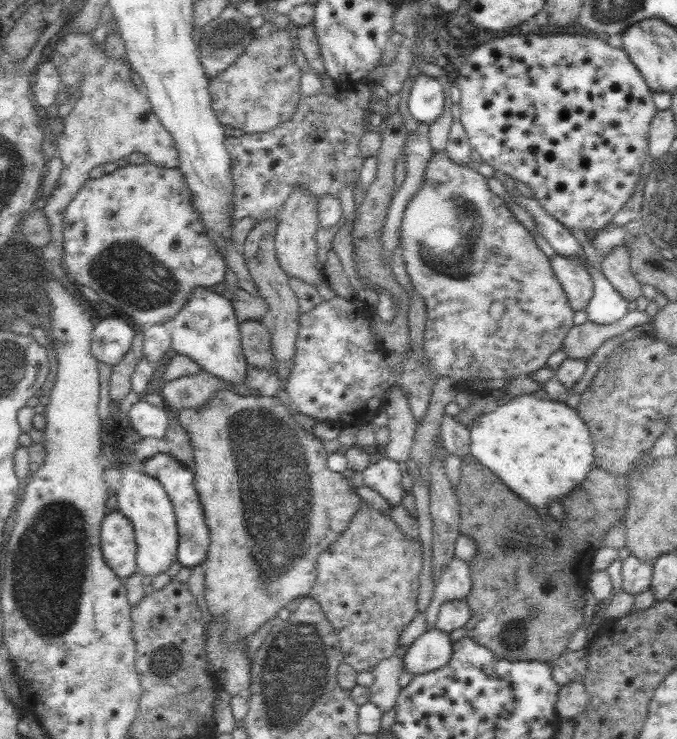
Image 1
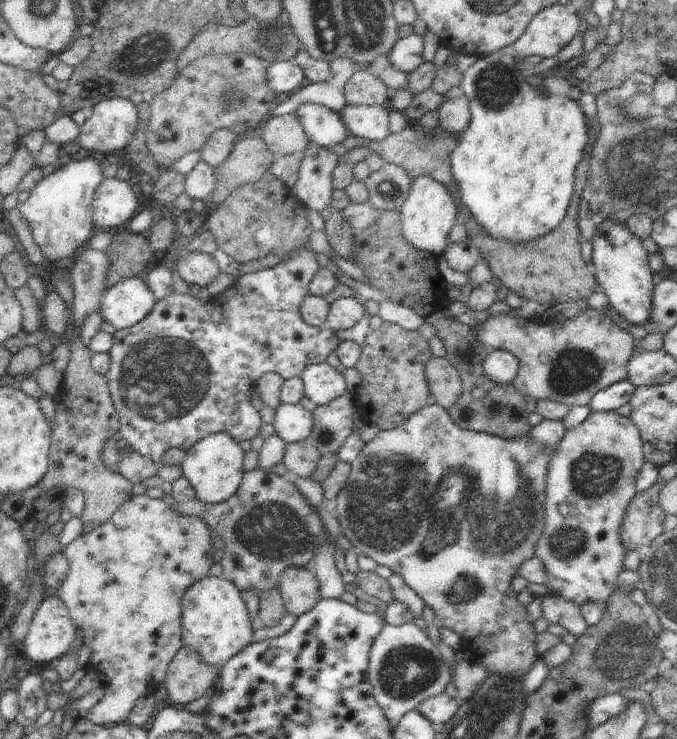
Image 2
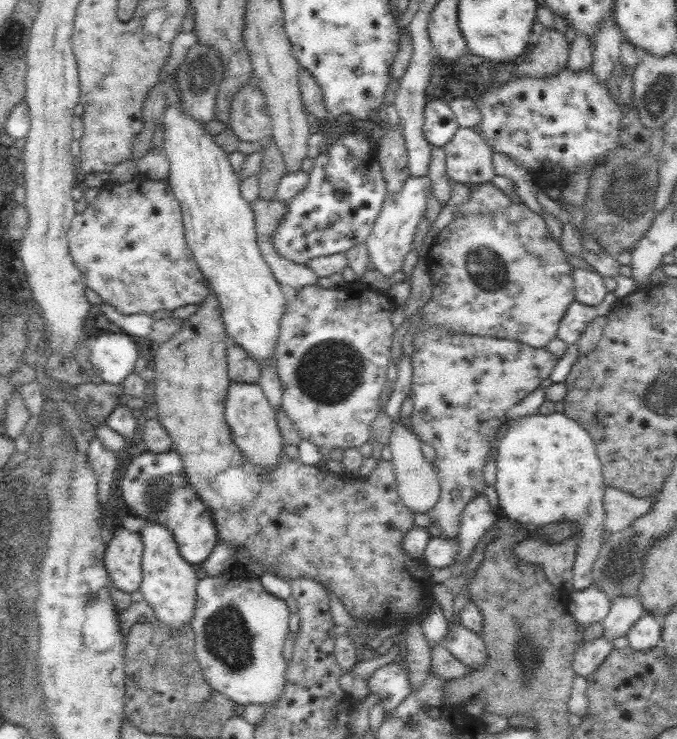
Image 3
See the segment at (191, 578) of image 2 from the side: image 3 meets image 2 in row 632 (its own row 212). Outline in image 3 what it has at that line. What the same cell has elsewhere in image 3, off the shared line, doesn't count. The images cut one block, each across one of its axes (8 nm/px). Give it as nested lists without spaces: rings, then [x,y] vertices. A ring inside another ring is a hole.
[[[150,179],[146,180],[146,182],[140,182],[140,184],[136,184],[136,182],[132,181],[124,182],[124,184],[114,181],[107,183],[102,187],[101,193],[98,193],[98,196],[96,196],[93,202],[87,204],[86,210],[81,214],[76,214],[74,216],[67,232],[67,238],[70,255],[72,255],[77,269],[82,273],[83,279],[85,280],[85,286],[91,288],[95,293],[98,293],[104,303],[115,306],[116,310],[118,310],[120,314],[124,314],[124,316],[138,313],[151,315],[159,310],[173,312],[181,306],[202,303],[206,298],[206,295],[209,293],[209,283],[207,282],[207,279],[203,277],[198,263],[194,260],[192,251],[190,251],[190,248],[187,246],[182,210],[168,182],[162,182],[162,180],[154,181]]]

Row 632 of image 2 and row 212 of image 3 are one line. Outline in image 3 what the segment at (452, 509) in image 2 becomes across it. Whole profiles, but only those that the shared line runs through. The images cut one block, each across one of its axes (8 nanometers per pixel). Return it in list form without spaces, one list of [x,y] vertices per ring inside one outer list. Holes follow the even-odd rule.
[[[490,182],[468,185],[467,188],[469,194],[466,204],[460,205],[450,224],[443,231],[438,232],[431,246],[430,254],[427,257],[427,265],[431,270],[433,280],[433,293],[428,303],[418,312],[420,314],[420,321],[418,321],[419,325],[415,334],[413,334],[413,338],[415,339],[428,327],[442,327],[451,333],[516,339],[534,348],[545,347],[550,340],[557,336],[559,324],[564,315],[566,315],[570,304],[575,300],[574,268],[568,263],[567,254],[564,254],[562,251],[561,244],[552,238],[543,216],[530,210],[521,201],[513,201],[508,198],[504,192],[500,191]]]

